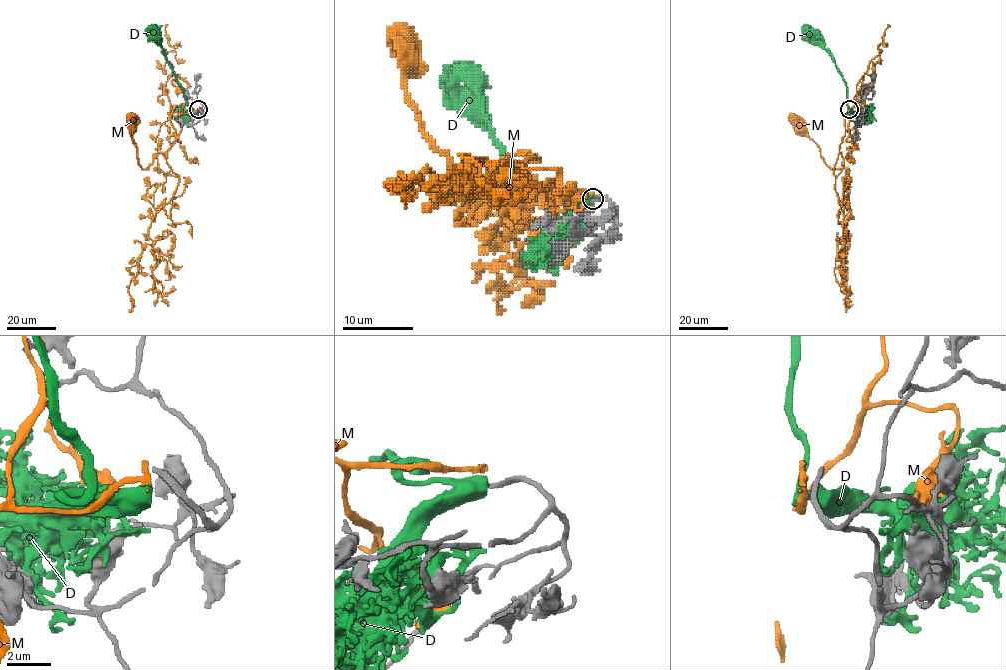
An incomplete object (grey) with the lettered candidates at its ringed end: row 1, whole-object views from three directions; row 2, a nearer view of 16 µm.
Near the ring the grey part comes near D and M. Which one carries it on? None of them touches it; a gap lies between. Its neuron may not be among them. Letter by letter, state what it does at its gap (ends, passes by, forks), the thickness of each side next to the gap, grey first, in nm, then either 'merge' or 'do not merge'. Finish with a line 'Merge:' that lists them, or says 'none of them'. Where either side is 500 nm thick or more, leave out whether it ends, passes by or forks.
D: 240 nm thick on the grey side, 600 nm on the other; do not merge
M: it ends there; 240 nm thick on the grey side, 320 nm on the other; merge
Merge: M

